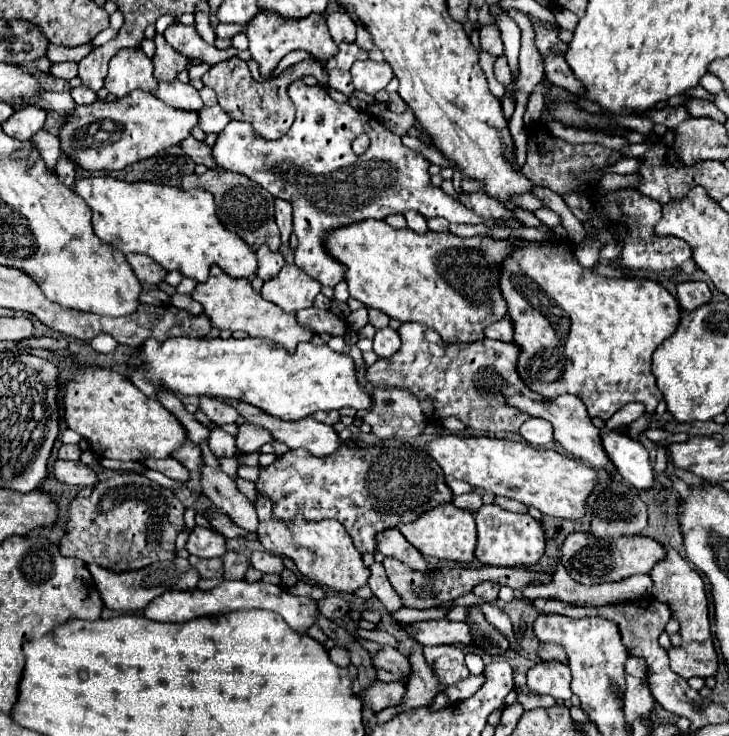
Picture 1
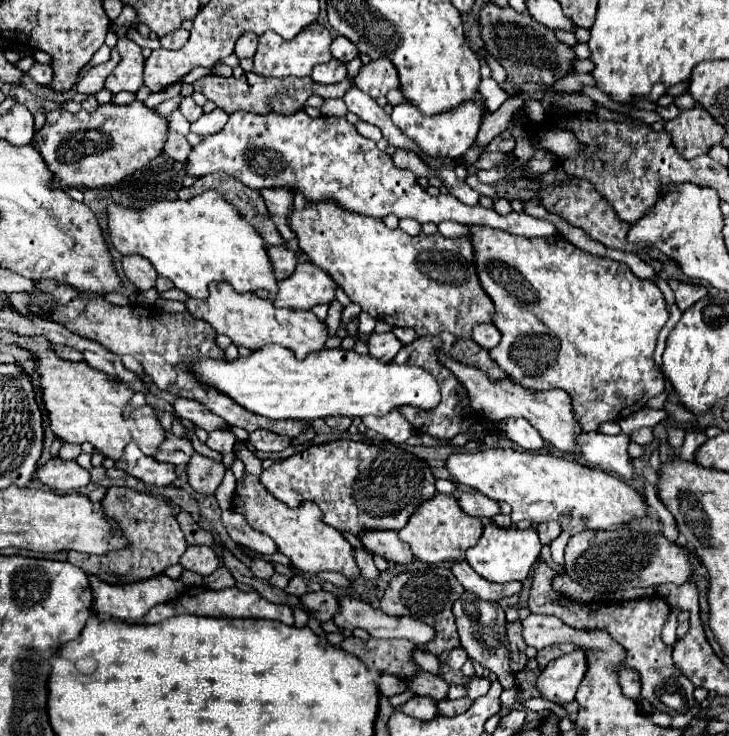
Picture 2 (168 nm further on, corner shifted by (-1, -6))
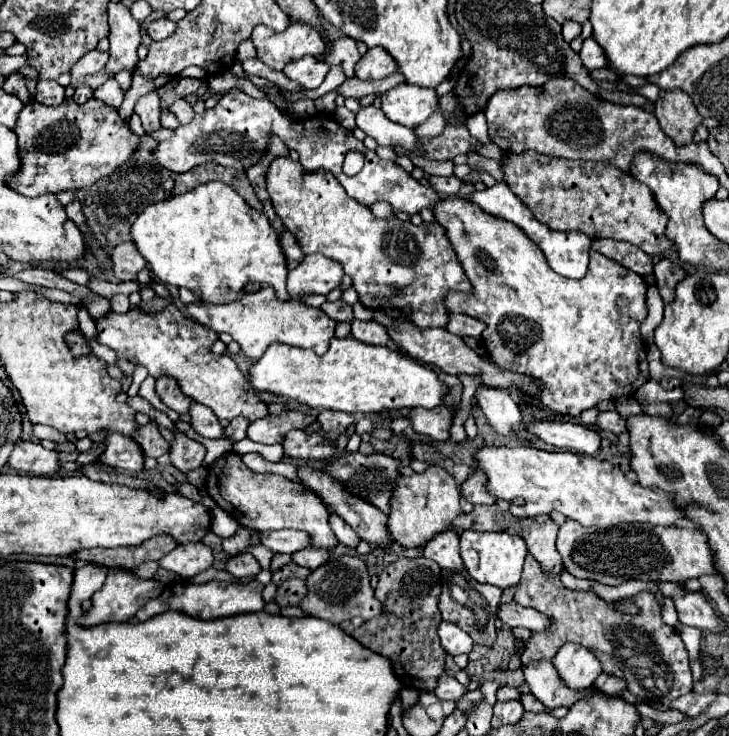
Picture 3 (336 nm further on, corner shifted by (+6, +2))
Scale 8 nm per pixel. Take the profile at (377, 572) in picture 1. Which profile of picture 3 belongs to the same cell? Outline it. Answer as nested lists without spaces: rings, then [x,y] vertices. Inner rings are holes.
[[[330,513],[330,527],[332,527],[336,539],[338,539],[342,545],[354,549],[354,547],[360,543],[360,539],[358,539],[358,535],[352,531],[352,527],[350,527],[348,523],[344,523],[336,513]]]

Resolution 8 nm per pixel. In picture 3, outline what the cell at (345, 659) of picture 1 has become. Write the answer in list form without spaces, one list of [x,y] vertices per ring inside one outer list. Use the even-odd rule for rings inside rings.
[[[398,559],[390,563],[378,577],[376,599],[382,603],[384,613],[373,618],[352,633],[364,647],[390,657],[394,671],[404,687],[434,691],[438,679],[444,675],[446,651],[438,639],[438,623],[442,621],[438,611],[438,597],[442,591],[440,567],[430,559]]]

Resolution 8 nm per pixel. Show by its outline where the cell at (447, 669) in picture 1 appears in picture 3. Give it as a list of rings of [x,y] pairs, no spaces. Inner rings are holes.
[[[442,621],[438,625],[438,635],[440,635],[442,647],[448,651],[448,655],[460,655],[460,653],[470,655],[474,641],[458,625],[454,625],[450,621]]]

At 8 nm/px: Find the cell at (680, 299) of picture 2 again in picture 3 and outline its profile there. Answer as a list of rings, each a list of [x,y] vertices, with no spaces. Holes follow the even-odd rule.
[[[660,259],[654,265],[654,277],[656,277],[656,285],[660,289],[662,301],[664,303],[672,303],[676,283],[686,277],[686,271],[682,267],[674,265],[670,259]]]

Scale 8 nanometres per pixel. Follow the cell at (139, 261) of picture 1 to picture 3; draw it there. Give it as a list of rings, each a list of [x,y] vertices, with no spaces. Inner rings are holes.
[[[134,243],[116,245],[112,253],[112,263],[114,263],[114,275],[120,281],[134,281],[136,273],[146,267],[146,261],[142,259]]]

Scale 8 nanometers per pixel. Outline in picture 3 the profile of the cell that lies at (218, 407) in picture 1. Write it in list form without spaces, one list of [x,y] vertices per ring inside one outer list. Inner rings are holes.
[[[162,375],[160,379],[156,379],[156,393],[176,413],[188,413],[188,407],[192,401],[180,391],[180,385],[176,383],[176,379],[170,379],[168,375]]]

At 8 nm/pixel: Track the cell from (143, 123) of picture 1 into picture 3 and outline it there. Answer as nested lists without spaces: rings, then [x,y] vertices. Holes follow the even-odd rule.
[[[64,99],[58,107],[30,101],[20,111],[14,133],[18,137],[20,169],[6,181],[10,189],[26,197],[88,189],[98,179],[114,173],[138,147],[138,137],[132,135],[128,123],[118,119],[116,109],[98,99],[84,105]]]

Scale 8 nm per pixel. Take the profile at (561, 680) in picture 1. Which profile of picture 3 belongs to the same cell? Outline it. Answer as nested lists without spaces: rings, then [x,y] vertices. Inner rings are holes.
[[[566,643],[556,653],[552,663],[564,679],[566,687],[570,689],[592,687],[596,677],[602,673],[602,665],[596,659],[596,655],[592,655],[592,651],[576,643]]]

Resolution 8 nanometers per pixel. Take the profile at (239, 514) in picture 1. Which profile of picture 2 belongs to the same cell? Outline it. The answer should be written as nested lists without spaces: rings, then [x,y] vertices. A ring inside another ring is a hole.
[[[195,453],[191,457],[191,463],[187,465],[187,475],[189,475],[189,485],[201,493],[201,495],[215,495],[217,487],[223,481],[225,465],[211,461],[205,455]]]

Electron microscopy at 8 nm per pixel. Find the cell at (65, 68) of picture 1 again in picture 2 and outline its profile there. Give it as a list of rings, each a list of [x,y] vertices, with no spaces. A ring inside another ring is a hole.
[[[35,65],[31,71],[29,71],[29,75],[33,77],[33,81],[35,83],[41,83],[41,85],[45,85],[45,87],[51,87],[51,83],[53,83],[53,69],[49,67],[49,65]]]

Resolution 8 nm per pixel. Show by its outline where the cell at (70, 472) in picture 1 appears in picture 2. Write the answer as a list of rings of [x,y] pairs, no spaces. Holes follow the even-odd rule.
[[[53,457],[47,465],[37,471],[37,479],[57,491],[79,491],[91,483],[87,469],[79,467],[75,461],[63,461]]]

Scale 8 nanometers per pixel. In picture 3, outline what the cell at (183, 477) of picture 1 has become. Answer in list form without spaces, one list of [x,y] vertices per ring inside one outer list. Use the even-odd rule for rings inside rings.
[[[108,433],[104,441],[106,449],[100,455],[100,461],[122,469],[122,471],[142,471],[144,469],[144,453],[136,443],[132,443],[132,437],[126,437],[122,433]]]

